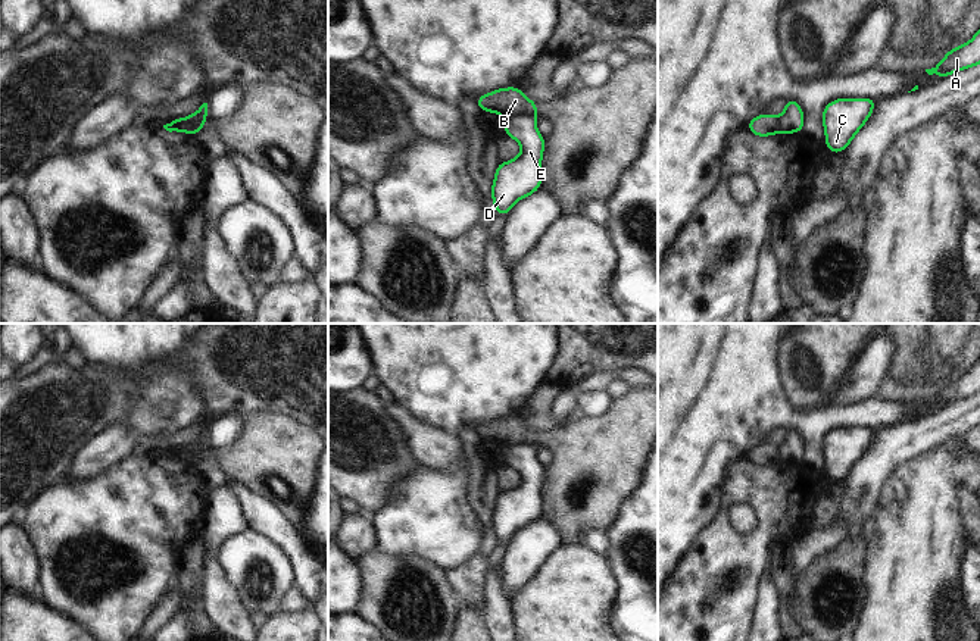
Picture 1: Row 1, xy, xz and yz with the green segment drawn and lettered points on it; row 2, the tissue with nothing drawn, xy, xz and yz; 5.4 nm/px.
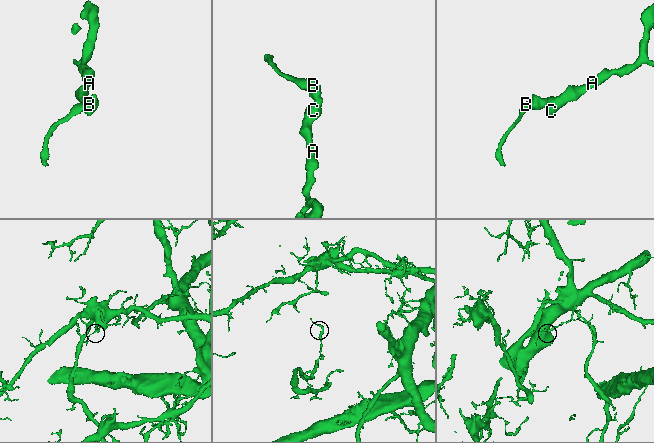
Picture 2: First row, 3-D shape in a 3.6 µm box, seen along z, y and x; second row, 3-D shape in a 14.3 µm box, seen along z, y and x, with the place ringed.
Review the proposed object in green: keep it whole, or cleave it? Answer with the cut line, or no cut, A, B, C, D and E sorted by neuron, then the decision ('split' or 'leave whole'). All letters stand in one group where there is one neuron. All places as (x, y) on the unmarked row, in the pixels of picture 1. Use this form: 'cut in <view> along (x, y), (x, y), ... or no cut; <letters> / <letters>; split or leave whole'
cut in xz along (533, 444), (508, 444), (505, 447); A C D E / B; split

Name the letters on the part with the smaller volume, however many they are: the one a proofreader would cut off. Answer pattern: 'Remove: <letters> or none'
Remove: B

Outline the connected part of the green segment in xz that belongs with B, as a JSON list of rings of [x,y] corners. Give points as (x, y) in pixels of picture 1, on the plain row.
[[[518,416],[499,418],[475,428],[481,441],[496,441],[500,445],[539,444],[537,432],[528,429]]]

